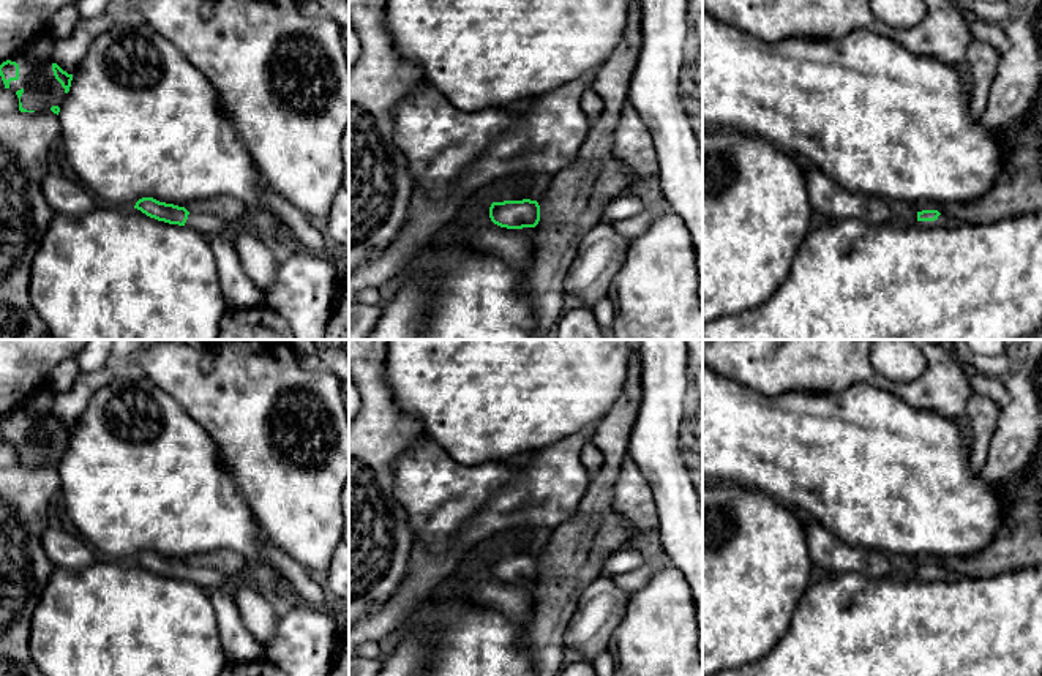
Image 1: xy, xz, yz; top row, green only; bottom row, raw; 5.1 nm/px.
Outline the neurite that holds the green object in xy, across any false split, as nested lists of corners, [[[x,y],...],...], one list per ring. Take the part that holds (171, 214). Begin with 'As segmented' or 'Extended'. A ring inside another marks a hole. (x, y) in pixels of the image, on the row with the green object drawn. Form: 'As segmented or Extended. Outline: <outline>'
Extended. Outline: [[[153,197],[139,199],[134,208],[158,221],[186,226],[205,237],[212,237],[216,234],[234,235],[240,229],[251,229],[260,234],[267,232],[264,218],[254,213],[249,213],[249,218],[245,223],[231,224],[213,215],[188,212],[185,207],[159,202]]]

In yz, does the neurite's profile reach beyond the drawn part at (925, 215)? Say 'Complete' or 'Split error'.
Split error

